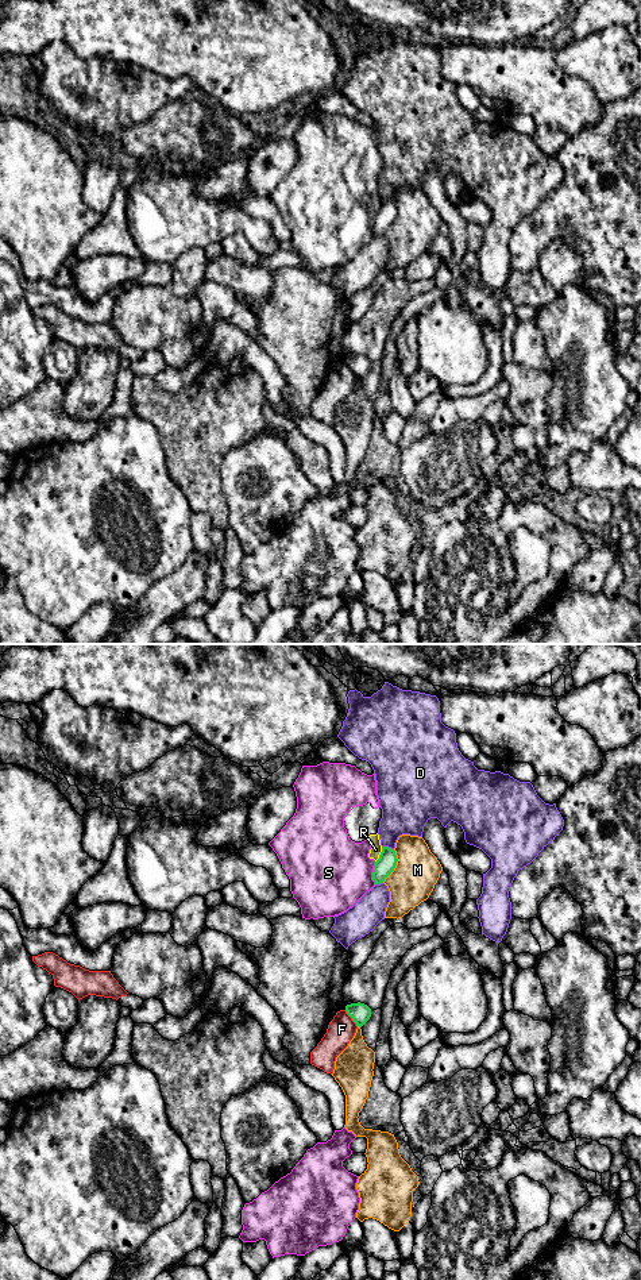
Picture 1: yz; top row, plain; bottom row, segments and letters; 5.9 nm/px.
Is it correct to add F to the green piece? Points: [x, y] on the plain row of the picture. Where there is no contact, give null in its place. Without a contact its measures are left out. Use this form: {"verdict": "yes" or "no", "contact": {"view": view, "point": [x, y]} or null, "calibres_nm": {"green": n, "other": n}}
{"verdict": "no", "contact": {"view": "yz", "point": [351, 369]}, "calibres_nm": {"green": 120, "other": 160}}

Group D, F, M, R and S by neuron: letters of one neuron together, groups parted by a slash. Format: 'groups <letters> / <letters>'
groups D / F / M / R S

